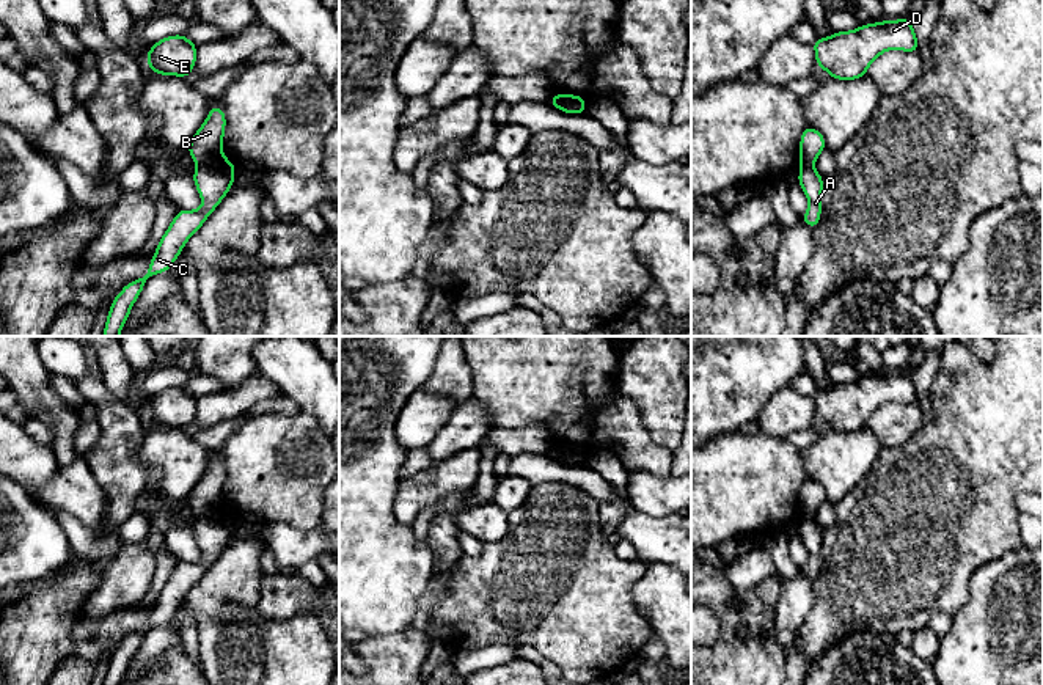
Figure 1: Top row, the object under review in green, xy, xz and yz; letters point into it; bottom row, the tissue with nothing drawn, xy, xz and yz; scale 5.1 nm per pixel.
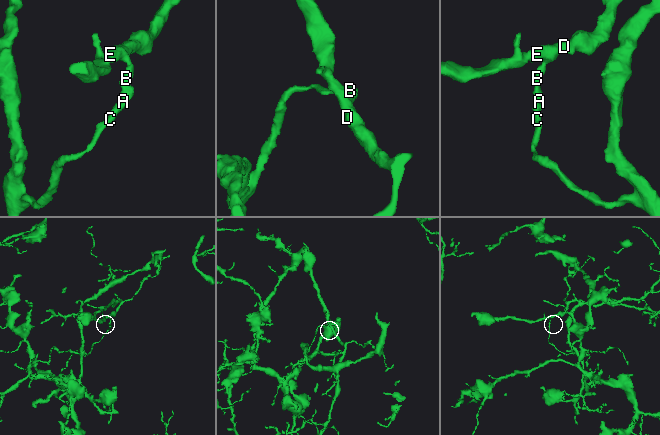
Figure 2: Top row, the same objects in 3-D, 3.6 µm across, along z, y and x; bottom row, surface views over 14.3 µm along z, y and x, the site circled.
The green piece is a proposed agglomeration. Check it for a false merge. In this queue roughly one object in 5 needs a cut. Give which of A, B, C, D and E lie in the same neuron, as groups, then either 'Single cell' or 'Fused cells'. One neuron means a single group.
Groups: A C / B D E. Fused cells

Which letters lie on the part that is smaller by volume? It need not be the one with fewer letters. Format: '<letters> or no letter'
B, D, E

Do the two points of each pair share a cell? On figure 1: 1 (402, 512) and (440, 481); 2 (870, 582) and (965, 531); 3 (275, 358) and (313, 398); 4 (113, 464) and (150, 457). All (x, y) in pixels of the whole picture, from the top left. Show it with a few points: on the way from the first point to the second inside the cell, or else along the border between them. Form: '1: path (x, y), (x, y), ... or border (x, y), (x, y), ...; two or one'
1: path (412, 503), (431, 486); one
2: path (894, 558), (921, 531), (941, 531); one
3: path (285, 368), (305, 388); one
4: border (145, 429), (135, 459), (150, 476); two

